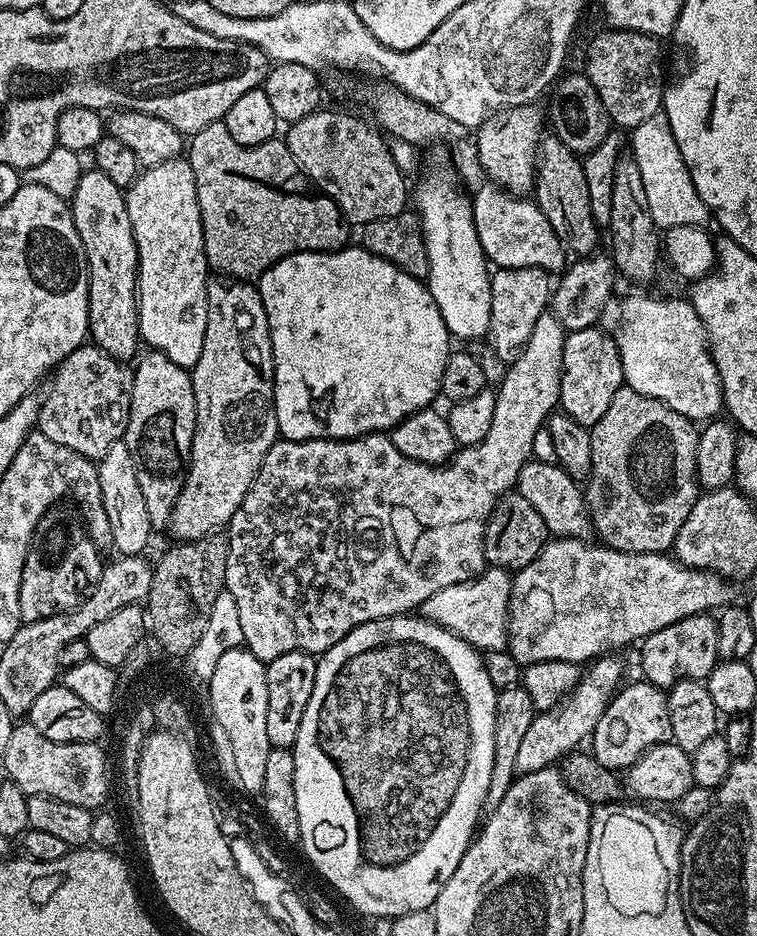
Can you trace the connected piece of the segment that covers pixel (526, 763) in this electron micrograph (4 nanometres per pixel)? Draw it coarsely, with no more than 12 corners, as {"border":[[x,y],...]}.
{"border":[[591,661],[556,707],[530,722],[517,773],[551,768],[591,737],[624,668]]}

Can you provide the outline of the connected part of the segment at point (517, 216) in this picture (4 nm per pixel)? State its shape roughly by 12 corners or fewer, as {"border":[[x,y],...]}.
{"border":[[484,182],[470,199],[496,268],[563,273],[566,249],[535,199]]}

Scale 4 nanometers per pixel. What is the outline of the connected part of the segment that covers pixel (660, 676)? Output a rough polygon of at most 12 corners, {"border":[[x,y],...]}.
{"border":[[716,616],[644,637],[643,679],[707,681],[720,660]]}

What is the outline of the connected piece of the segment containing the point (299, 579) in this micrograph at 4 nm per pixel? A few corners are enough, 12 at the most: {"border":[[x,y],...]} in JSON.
{"border":[[550,310],[443,466],[391,435],[270,446],[226,591],[265,662],[486,567],[560,403]]}

